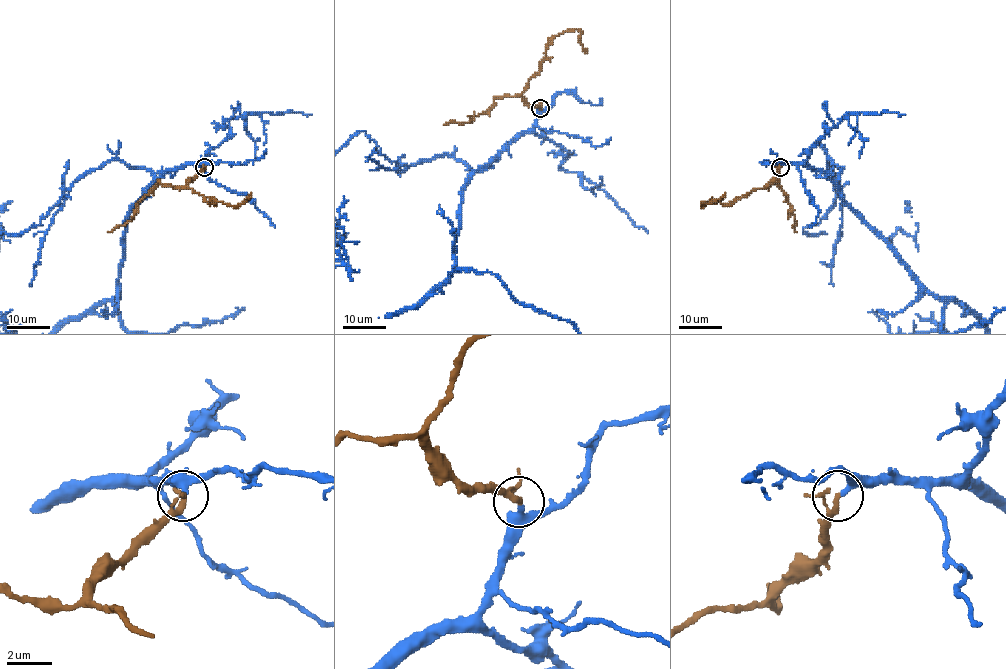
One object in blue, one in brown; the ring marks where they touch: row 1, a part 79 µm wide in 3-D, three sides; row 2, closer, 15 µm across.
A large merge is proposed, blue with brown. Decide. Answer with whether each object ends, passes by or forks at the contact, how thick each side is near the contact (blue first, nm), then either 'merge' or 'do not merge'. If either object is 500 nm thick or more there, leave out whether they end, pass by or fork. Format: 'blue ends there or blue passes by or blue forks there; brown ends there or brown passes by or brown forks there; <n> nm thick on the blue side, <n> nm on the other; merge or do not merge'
blue passes by; brown passes by; 280 nm thick on the blue side, 200 nm on the other; merge

